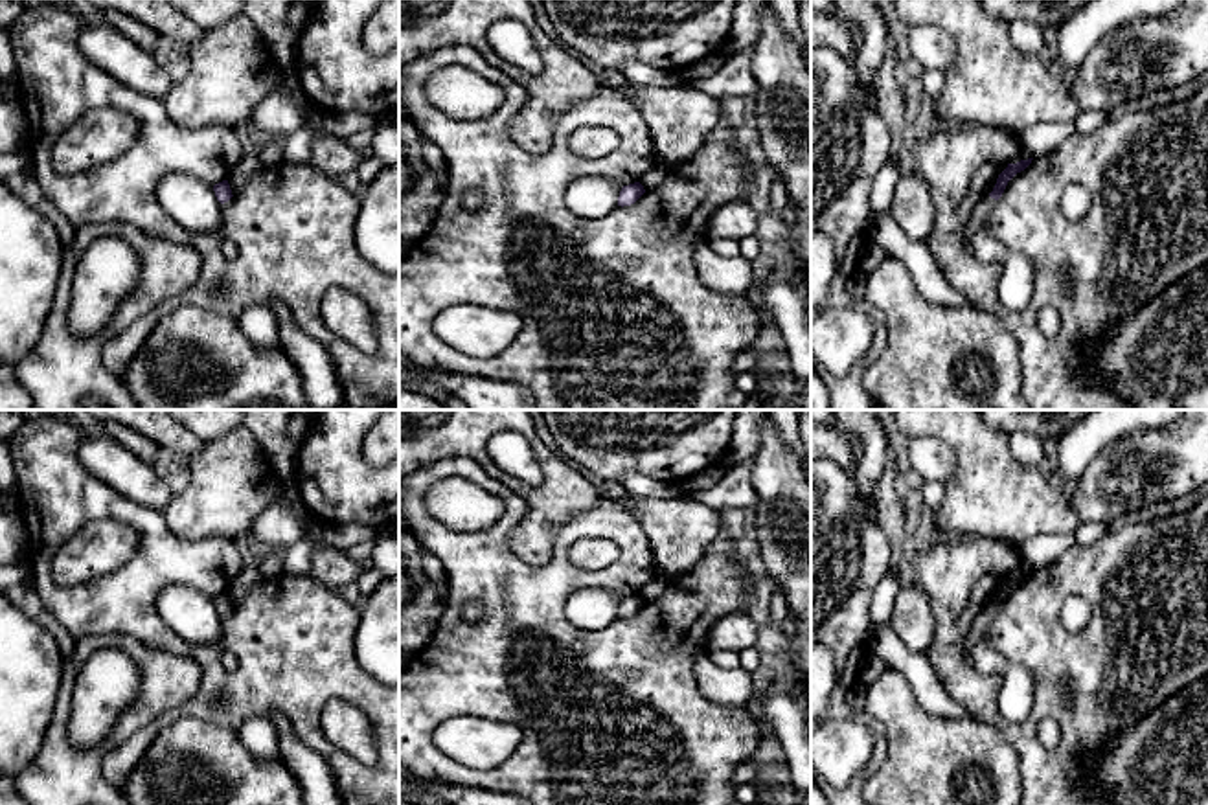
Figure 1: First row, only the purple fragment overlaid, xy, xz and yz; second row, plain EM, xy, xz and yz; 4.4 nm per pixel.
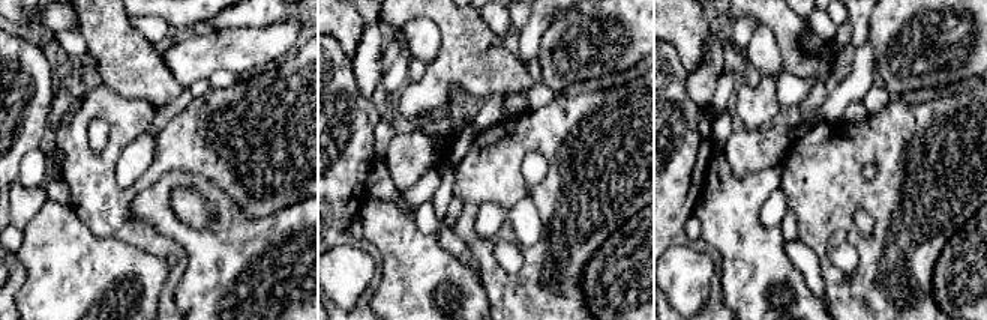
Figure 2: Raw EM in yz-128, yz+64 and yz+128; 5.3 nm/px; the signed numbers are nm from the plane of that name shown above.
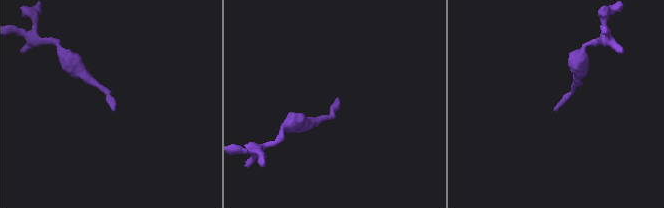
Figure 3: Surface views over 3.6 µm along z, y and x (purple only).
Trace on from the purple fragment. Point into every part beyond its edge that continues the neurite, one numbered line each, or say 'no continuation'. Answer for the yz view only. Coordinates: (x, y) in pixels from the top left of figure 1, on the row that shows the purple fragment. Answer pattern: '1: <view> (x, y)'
1: yz (980, 212)

